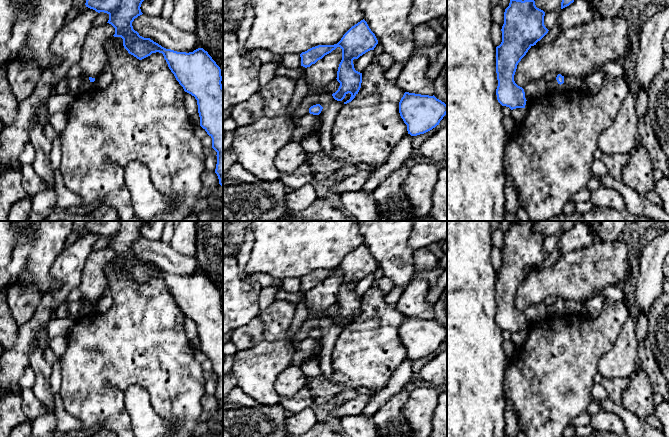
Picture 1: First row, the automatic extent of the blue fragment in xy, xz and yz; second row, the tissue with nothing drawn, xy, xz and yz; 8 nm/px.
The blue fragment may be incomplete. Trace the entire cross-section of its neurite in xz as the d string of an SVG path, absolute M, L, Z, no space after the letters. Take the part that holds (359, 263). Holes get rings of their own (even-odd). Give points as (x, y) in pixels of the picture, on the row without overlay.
M363 243L352 250L337 268L318 269L302 276L300 278L301 290L310 291L325 279L340 271L342 273L342 284L336 302L340 310L332 320L335 324L342 325L350 317L350 323L344 326L344 328L347 328L358 318L362 307L362 297L355 294L353 284L358 283L370 274L374 274L377 268L378 264L375 258Z

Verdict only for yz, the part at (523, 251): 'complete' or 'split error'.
complete

